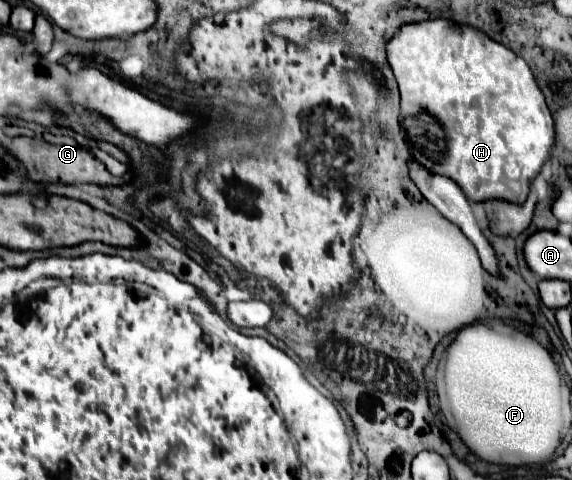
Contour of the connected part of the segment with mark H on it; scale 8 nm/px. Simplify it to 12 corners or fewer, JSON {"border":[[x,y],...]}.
{"border":[[445,18],[387,44],[411,156],[523,202],[555,142],[523,58]]}

